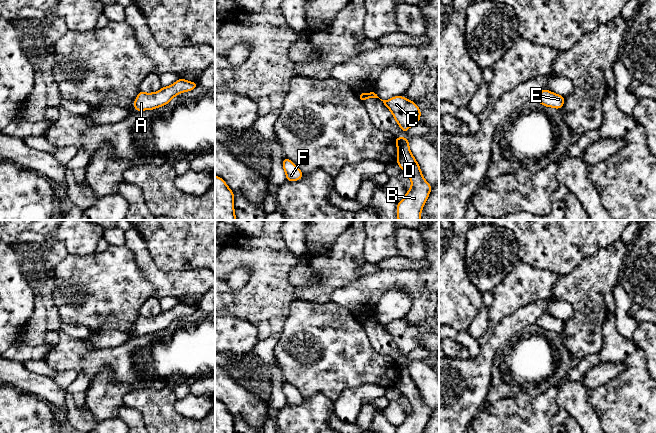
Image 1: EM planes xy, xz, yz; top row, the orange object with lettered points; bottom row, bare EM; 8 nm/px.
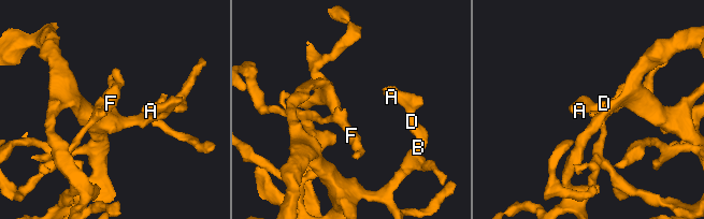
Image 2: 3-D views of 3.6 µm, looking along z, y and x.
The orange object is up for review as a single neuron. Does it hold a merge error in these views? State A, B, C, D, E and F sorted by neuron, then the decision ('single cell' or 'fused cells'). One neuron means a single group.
A B C D E F | single cell

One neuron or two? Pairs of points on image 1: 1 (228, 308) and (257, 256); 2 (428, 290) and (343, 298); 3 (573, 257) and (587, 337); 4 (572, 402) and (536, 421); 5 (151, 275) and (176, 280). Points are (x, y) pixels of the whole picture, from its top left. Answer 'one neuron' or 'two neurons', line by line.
1: one neuron
2: one neuron
3: two neurons
4: two neurons
5: one neuron

